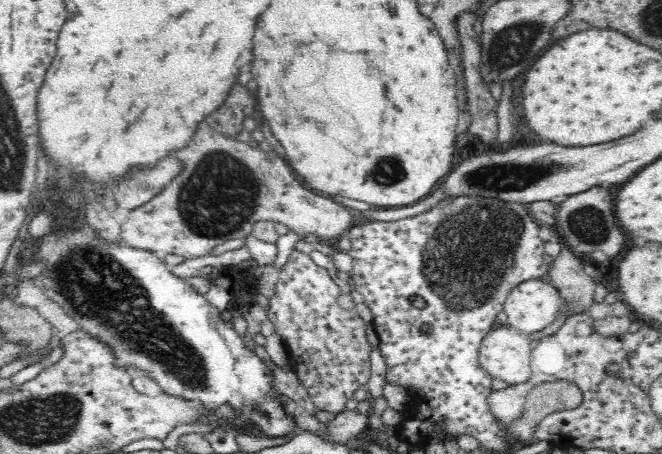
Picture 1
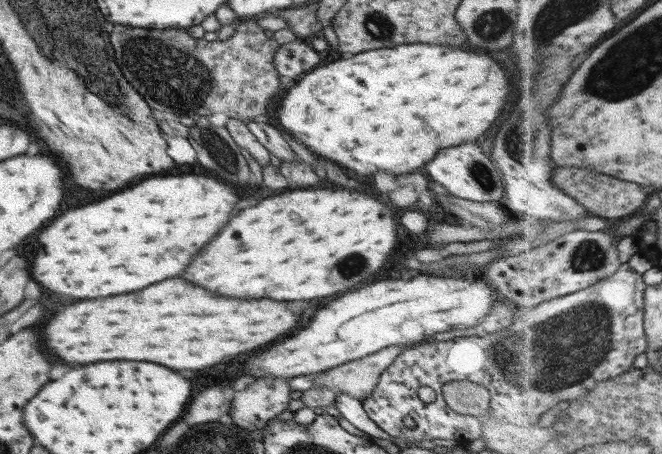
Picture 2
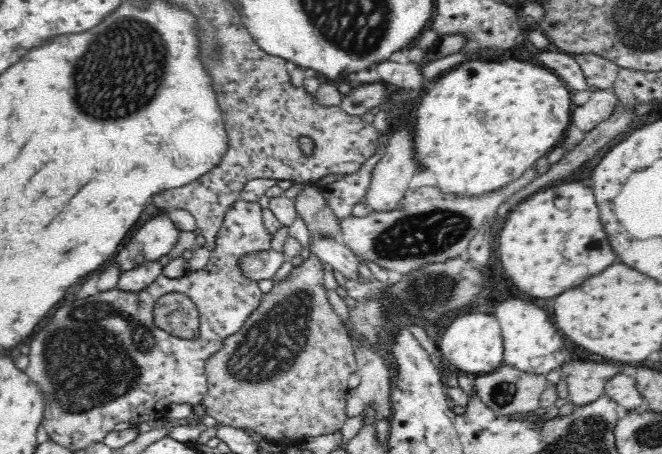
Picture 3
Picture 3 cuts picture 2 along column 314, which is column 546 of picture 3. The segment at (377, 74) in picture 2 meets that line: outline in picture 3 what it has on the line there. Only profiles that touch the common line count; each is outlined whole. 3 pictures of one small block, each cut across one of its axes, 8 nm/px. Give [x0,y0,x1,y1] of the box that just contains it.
[414,59,572,196]

